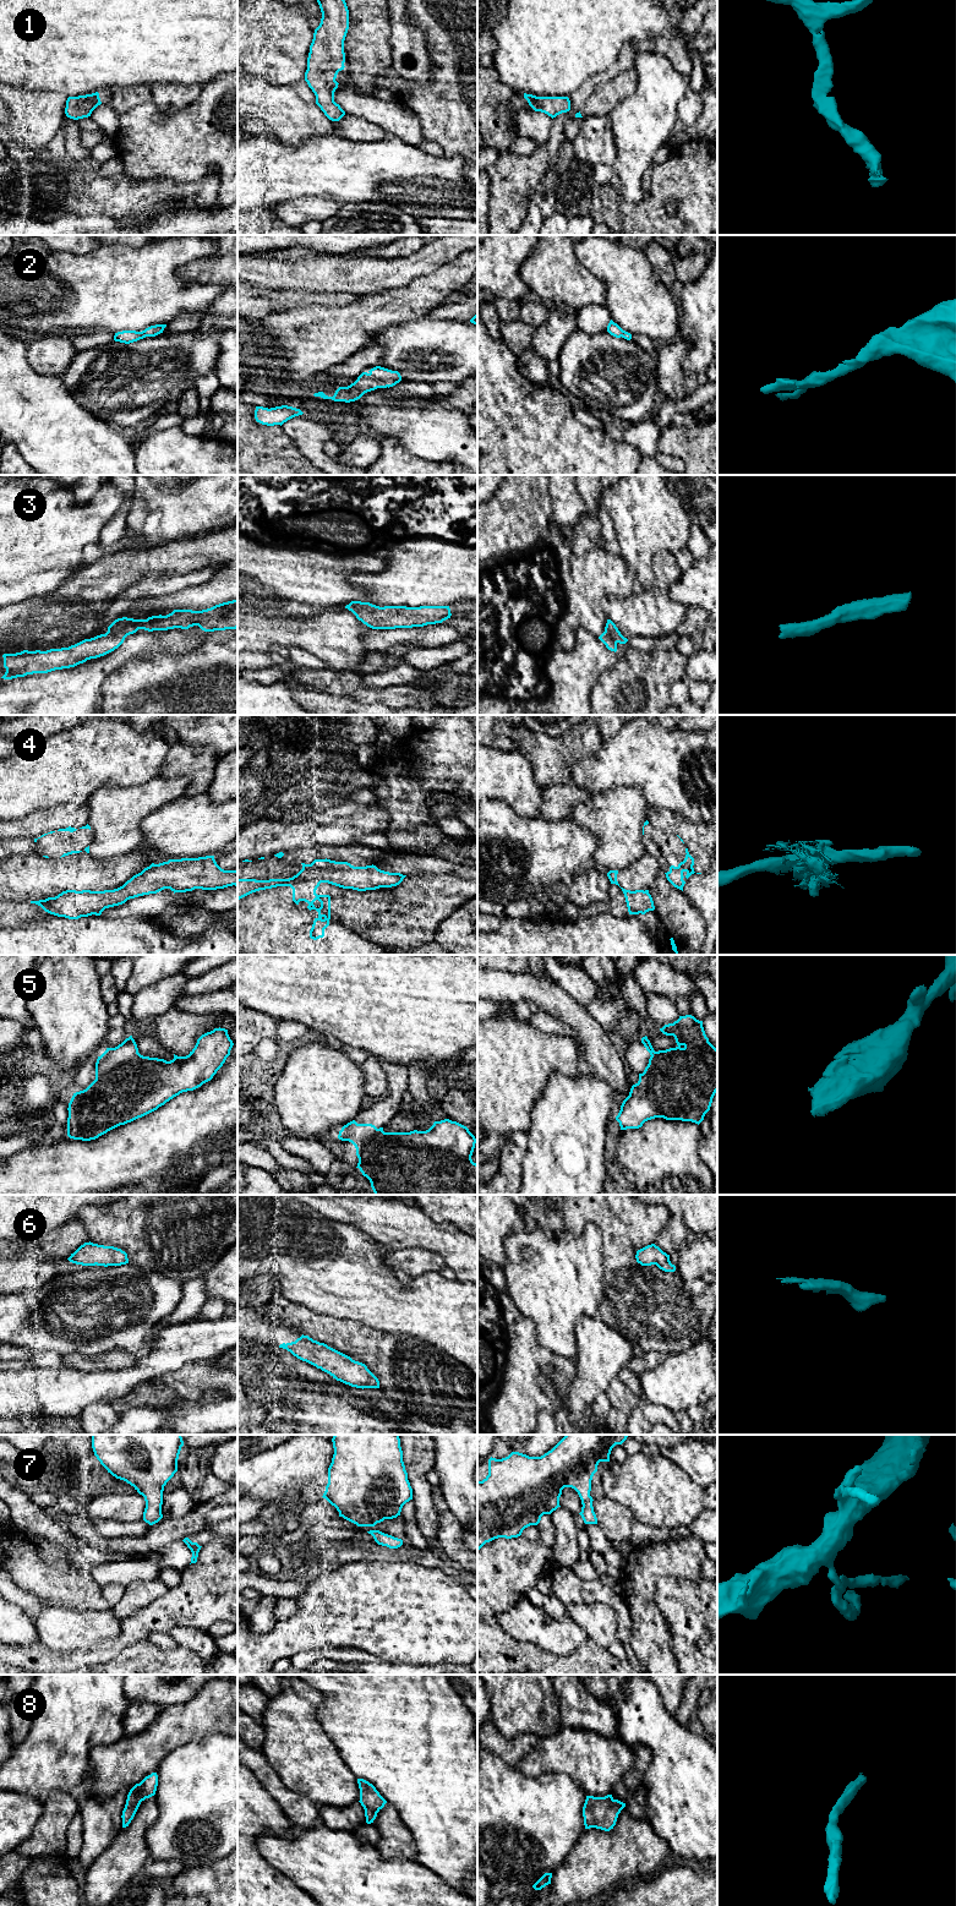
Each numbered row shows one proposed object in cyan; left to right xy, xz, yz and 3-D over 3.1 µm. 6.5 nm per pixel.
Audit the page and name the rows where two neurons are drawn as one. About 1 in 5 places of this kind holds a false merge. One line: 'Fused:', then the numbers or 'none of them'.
Fused: 5

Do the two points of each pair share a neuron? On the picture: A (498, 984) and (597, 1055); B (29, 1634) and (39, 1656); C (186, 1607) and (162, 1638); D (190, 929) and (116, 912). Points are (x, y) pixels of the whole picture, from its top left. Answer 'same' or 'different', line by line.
A: same
B: different
C: different
D: same

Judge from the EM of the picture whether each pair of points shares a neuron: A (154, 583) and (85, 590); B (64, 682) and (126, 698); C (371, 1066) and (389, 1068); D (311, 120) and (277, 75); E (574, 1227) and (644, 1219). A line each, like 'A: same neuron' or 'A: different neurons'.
A: different neurons
B: different neurons
C: different neurons
D: different neurons
E: same neuron

